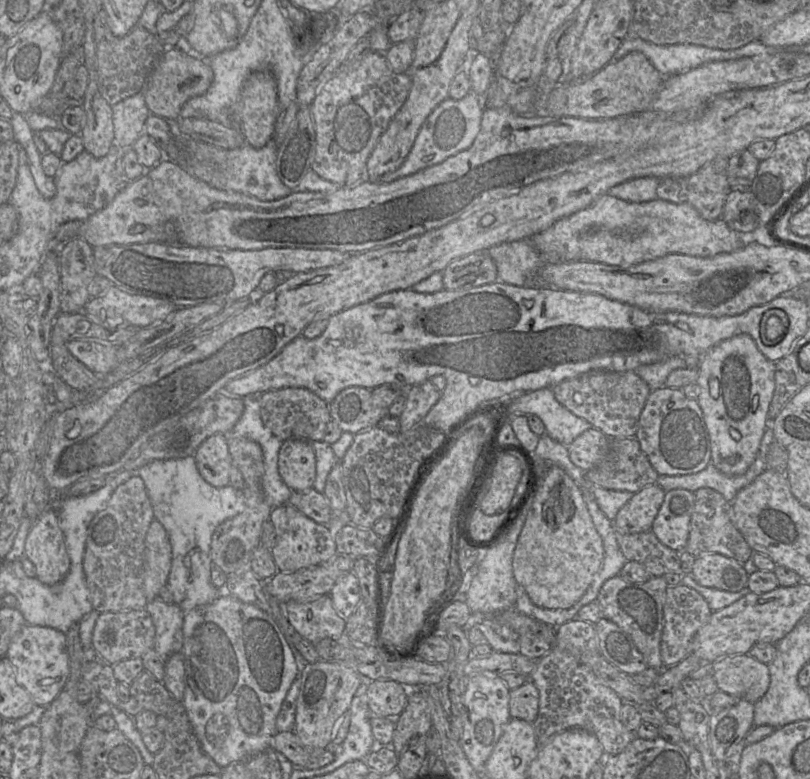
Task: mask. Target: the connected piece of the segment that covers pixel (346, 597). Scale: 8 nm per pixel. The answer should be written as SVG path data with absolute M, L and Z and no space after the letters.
M349 571L342 575L329 592L336 612L343 618L348 618L361 601L361 590L358 578Z

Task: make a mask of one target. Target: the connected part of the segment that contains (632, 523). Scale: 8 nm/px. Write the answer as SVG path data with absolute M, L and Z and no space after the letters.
M656 483L633 494L613 520L615 531L636 534L651 530L665 494L666 491Z

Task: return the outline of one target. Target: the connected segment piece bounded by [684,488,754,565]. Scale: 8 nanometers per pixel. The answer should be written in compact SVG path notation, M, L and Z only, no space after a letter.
M711 488L698 489L694 492L694 496L689 537L684 550L694 557L707 553L718 553L735 559L743 565L754 551L732 521L731 503Z

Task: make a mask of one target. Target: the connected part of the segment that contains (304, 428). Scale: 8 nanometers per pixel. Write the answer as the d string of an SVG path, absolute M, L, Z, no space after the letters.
M284 388L267 391L259 397L263 424L281 441L303 439L310 442L322 441L328 422L331 420L329 403L306 388Z

